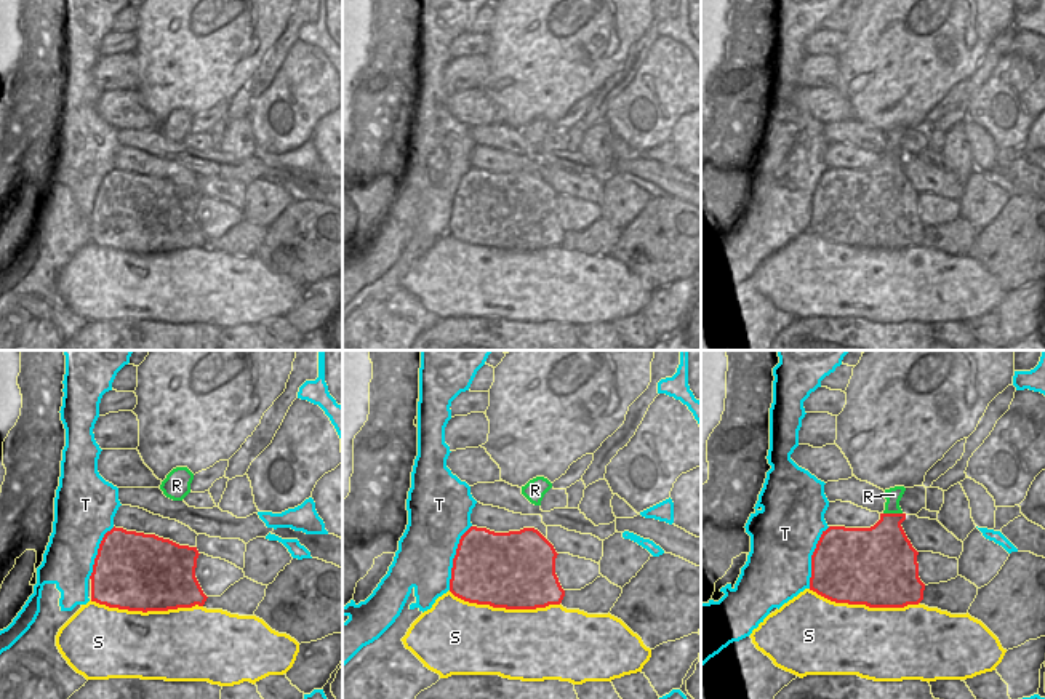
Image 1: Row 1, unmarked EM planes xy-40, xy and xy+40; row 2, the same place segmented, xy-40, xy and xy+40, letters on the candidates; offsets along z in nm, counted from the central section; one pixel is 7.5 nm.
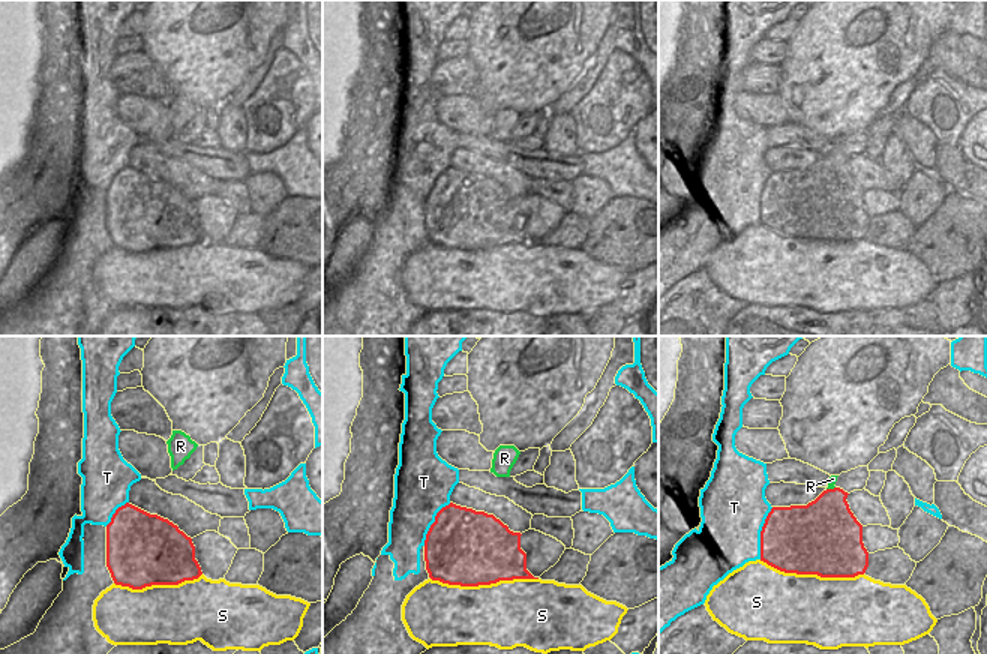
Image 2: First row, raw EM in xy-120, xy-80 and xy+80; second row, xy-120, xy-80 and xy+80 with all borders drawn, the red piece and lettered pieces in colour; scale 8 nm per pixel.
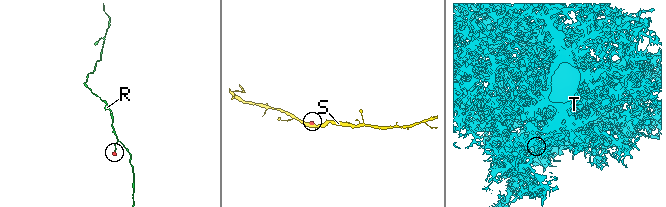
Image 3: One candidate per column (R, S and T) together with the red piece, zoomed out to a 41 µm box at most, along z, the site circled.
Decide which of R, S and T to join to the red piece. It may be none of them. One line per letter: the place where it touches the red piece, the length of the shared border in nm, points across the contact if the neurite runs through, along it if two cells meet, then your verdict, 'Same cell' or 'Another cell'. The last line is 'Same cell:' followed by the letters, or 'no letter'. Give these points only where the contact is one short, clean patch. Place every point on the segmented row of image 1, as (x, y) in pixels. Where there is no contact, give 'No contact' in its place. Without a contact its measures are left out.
R: Touches red at xy+40 (893, 514). Shared border 140 nm. Same cell
S: Touches red at xy-40 (146, 611). Shared border 850 nm. Another cell
T: Touches red at xy (455, 557). Shared border 500 nm. Another cell
Same cell: R.

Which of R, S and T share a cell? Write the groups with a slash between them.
R / S / T

